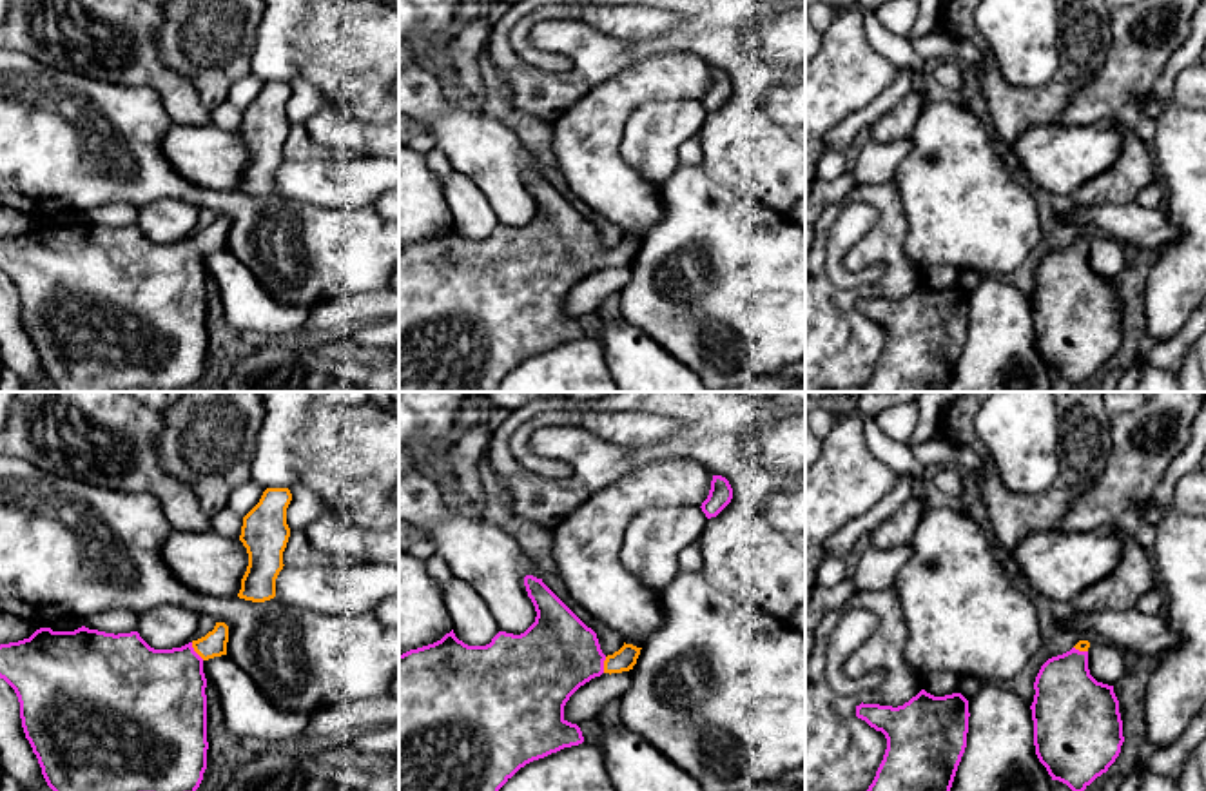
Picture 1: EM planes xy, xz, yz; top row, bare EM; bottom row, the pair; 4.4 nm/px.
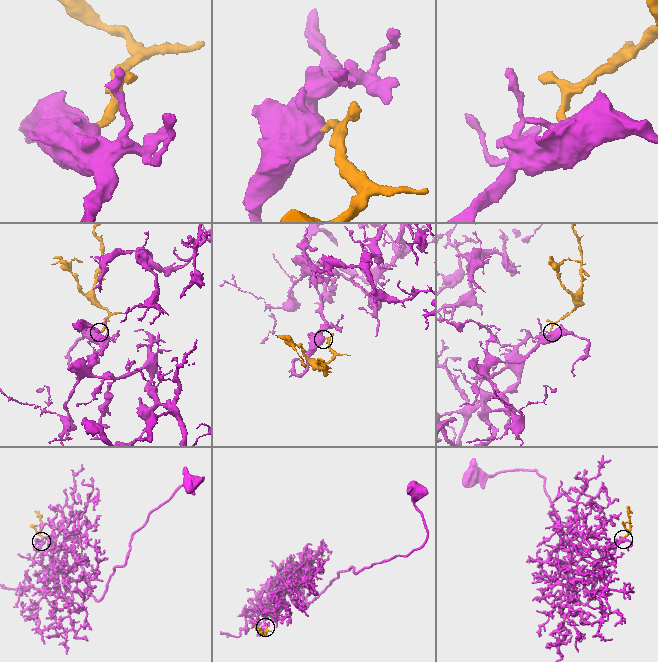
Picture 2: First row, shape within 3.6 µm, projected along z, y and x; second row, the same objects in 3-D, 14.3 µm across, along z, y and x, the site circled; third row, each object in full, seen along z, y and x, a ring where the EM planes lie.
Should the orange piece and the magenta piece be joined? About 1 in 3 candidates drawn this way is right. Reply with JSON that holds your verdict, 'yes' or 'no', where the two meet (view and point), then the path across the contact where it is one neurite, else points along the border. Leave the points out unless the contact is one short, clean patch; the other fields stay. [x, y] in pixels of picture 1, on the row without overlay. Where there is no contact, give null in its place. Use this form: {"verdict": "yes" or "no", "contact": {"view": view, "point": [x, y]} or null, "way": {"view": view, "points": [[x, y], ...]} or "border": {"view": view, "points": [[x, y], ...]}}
{"verdict": "yes", "contact": {"view": "xy", "point": [196, 245]}, "way": {"view": "xy", "points": [[213, 238], [196, 245], [160, 289]]}}

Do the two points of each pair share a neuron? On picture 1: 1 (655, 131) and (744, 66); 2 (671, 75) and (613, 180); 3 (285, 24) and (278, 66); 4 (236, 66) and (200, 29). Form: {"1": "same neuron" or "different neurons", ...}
{"1": "different neurons", "2": "same neuron", "3": "same neuron", "4": "same neuron"}

